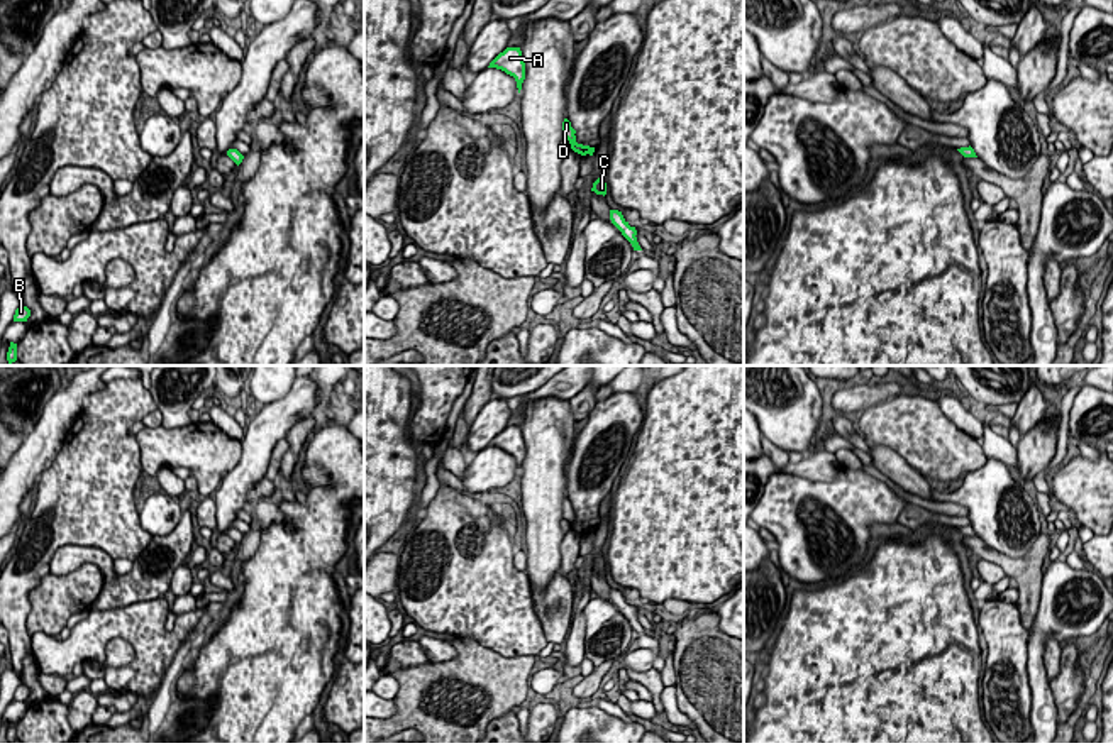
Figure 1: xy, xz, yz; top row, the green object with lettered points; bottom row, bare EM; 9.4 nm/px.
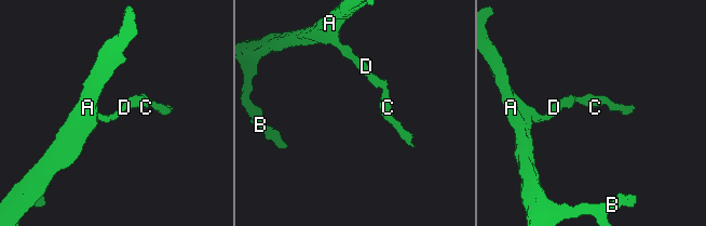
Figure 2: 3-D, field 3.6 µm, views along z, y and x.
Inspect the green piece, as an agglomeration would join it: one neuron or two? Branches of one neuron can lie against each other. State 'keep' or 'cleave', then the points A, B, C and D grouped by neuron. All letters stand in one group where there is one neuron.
keep; A B C D

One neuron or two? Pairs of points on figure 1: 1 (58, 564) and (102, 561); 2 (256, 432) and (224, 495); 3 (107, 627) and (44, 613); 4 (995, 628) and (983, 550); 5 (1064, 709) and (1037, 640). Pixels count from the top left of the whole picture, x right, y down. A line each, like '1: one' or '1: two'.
1: one
2: one
3: two
4: two
5: two

